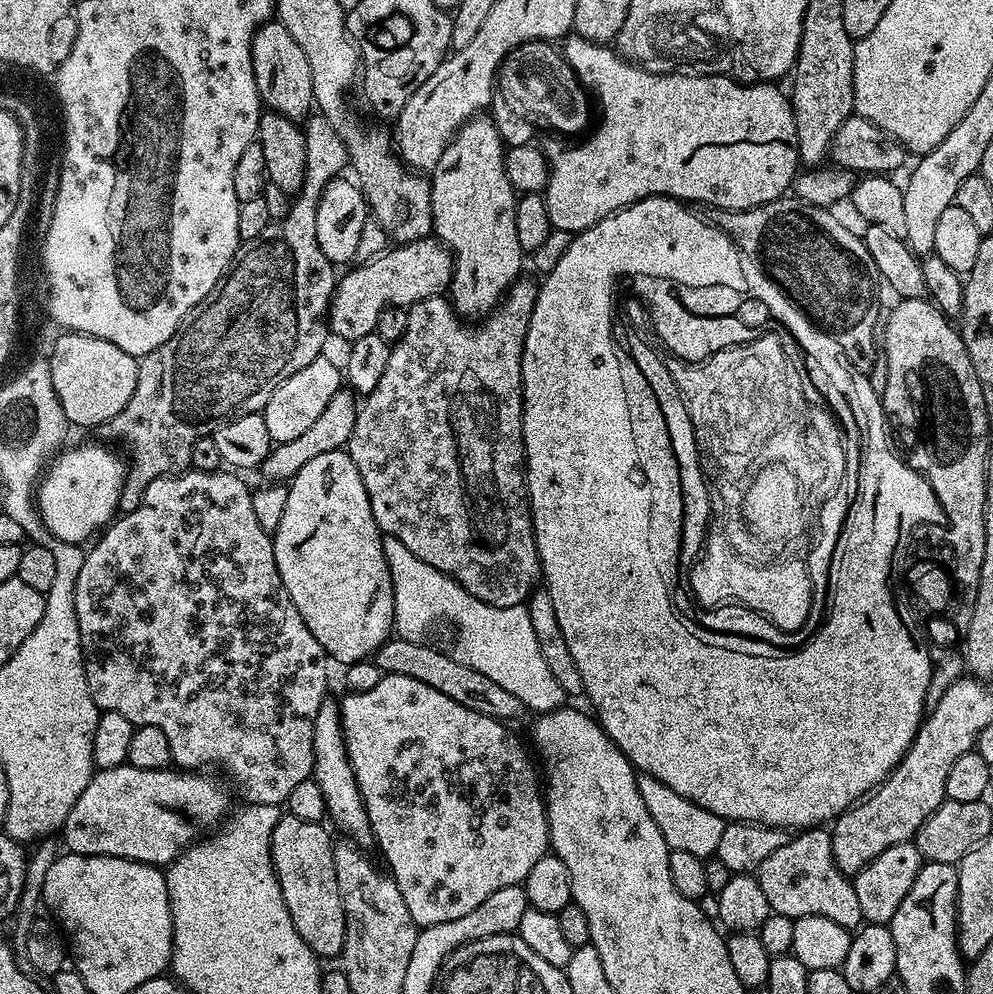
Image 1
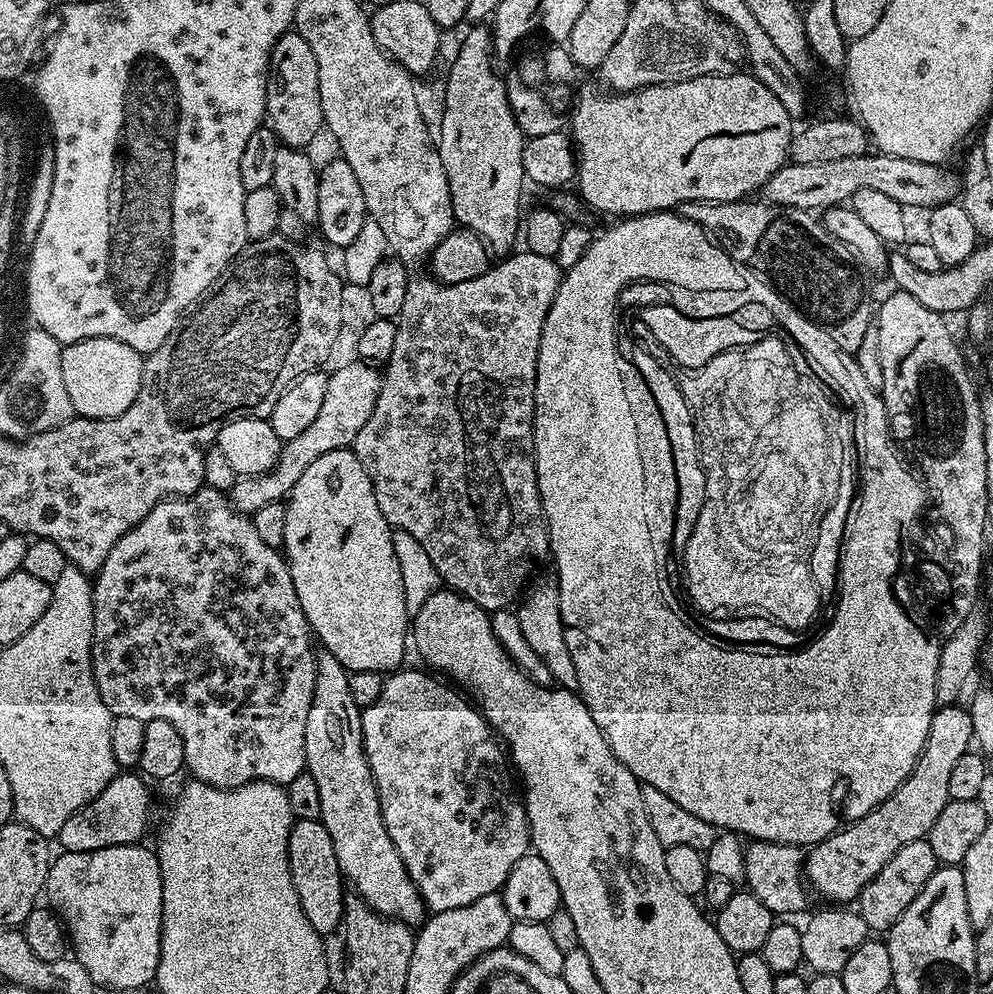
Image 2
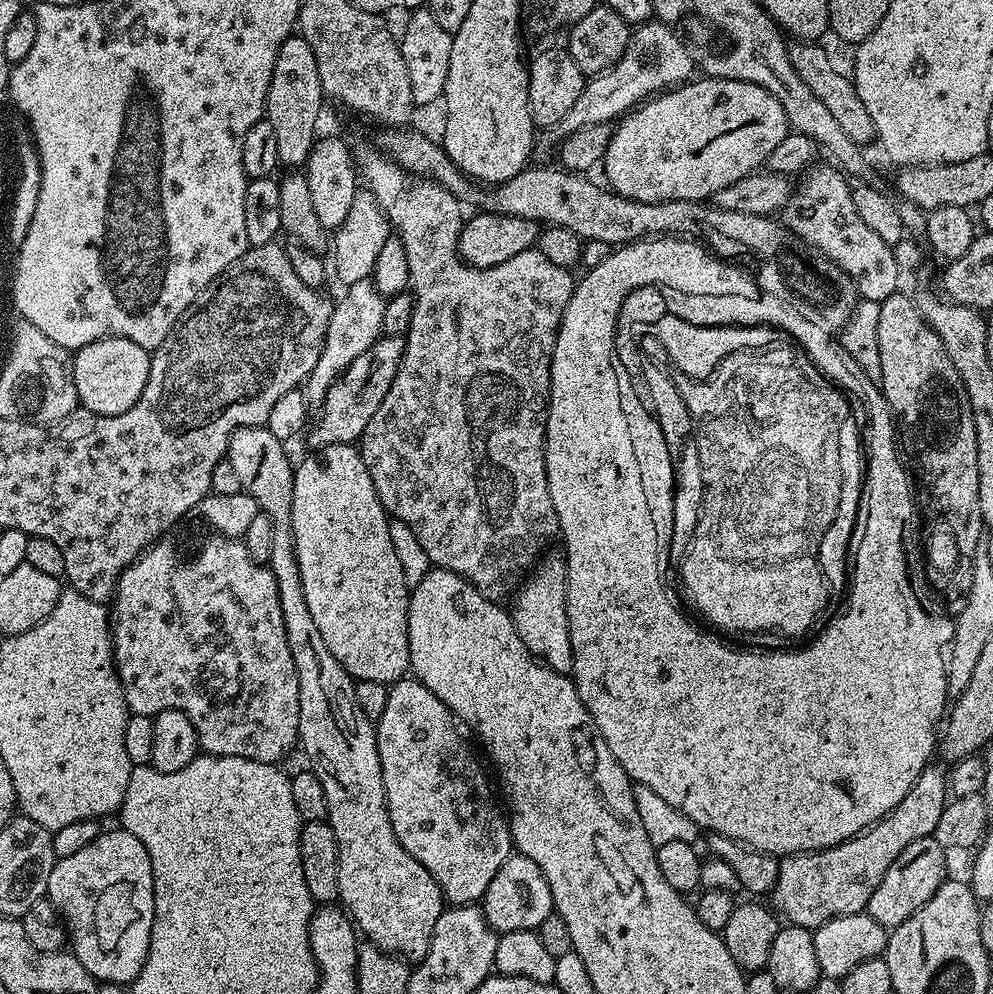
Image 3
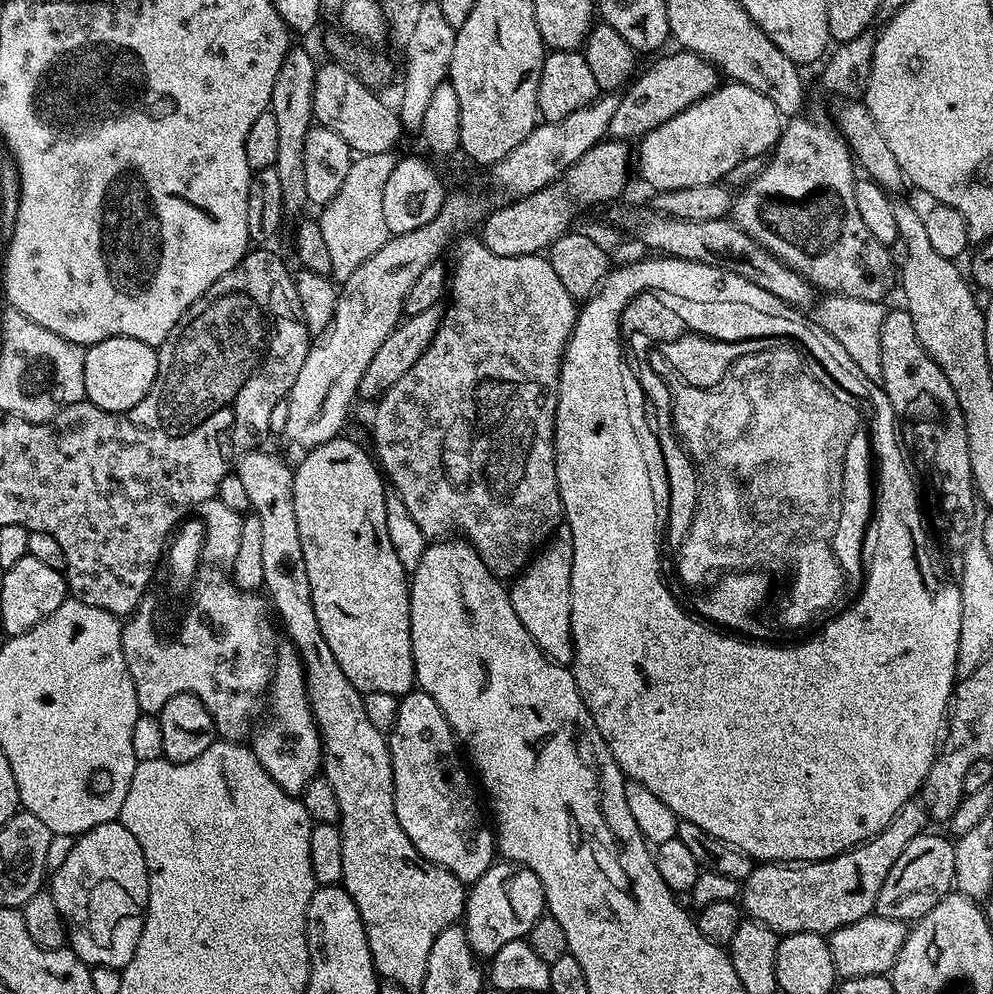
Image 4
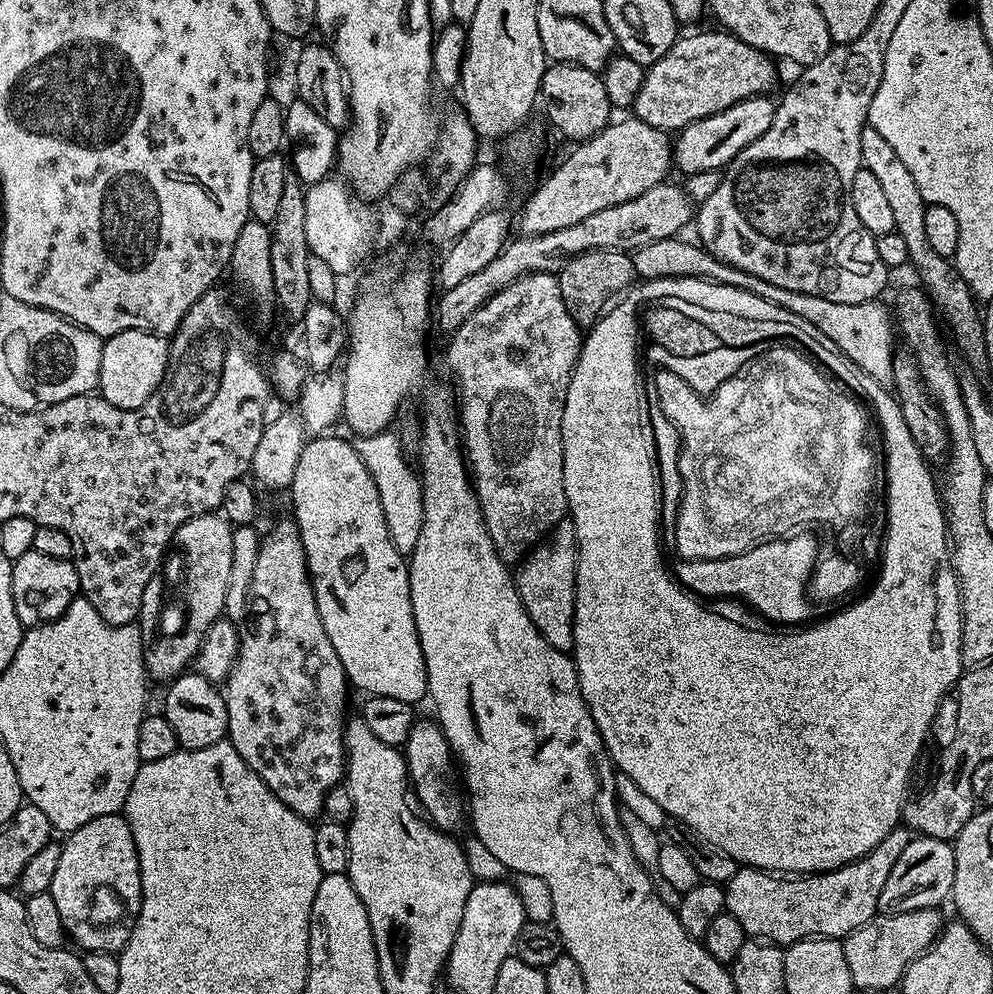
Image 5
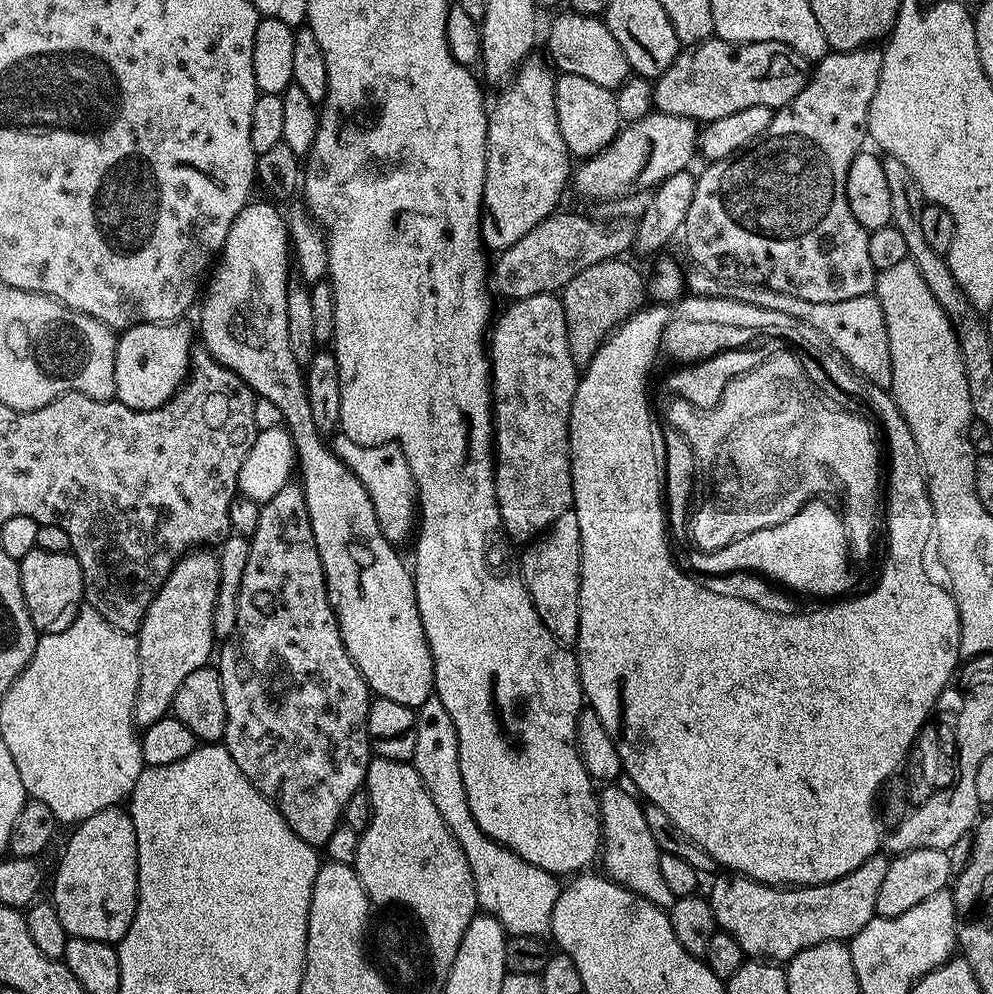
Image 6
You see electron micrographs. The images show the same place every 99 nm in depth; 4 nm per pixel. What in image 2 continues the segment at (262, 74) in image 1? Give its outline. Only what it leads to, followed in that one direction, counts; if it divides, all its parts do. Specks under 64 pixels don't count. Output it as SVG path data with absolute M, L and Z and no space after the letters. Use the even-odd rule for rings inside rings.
M295 30L284 32L270 54L264 115L267 127L286 148L307 149L307 144L324 128L318 94L318 61L314 59L314 50L310 50L310 42Z

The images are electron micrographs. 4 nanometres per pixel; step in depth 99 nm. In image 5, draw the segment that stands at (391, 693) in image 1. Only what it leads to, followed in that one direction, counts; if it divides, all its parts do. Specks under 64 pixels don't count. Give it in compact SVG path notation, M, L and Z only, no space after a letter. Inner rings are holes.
M432 718L417 719L410 730L410 738L402 746L402 751L404 761L408 764L408 778L415 803L437 830L445 834L456 834L454 832L466 824L466 800L458 783L458 768L454 763L453 750L448 745L439 723Z

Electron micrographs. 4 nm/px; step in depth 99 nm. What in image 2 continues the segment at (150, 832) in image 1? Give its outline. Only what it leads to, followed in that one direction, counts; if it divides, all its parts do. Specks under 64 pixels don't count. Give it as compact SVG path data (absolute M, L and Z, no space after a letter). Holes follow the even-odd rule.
M117 774L106 790L98 794L98 798L66 818L66 826L62 826L58 837L58 843L61 844L59 847L65 852L89 852L102 850L106 846L141 843L145 839L144 831L148 828L147 786L143 775Z

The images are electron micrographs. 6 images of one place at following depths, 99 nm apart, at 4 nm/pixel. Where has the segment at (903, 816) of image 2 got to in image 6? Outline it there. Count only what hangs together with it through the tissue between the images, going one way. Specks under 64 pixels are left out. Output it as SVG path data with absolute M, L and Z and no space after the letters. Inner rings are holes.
M877 854L866 858L858 870L850 870L842 878L825 884L809 884L807 886L773 886L760 884L757 880L751 880L749 876L737 876L735 874L717 875L712 889L706 892L708 905L714 910L717 929L730 938L738 941L742 946L745 957L763 958L768 962L787 962L797 956L802 950L810 946L818 946L822 942L831 940L851 941L852 937L866 926L876 915L876 903L878 902L878 890L886 879L889 857Z

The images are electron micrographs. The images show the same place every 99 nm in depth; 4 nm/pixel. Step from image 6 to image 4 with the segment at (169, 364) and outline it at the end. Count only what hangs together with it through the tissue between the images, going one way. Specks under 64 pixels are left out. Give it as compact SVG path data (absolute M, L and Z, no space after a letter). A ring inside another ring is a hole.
M111 336L102 342L91 345L84 354L85 397L94 406L107 412L125 412L138 406L138 402L142 402L142 398L146 398L146 394L158 374L156 353L157 349L153 345L138 342L138 338L126 338L125 336Z

